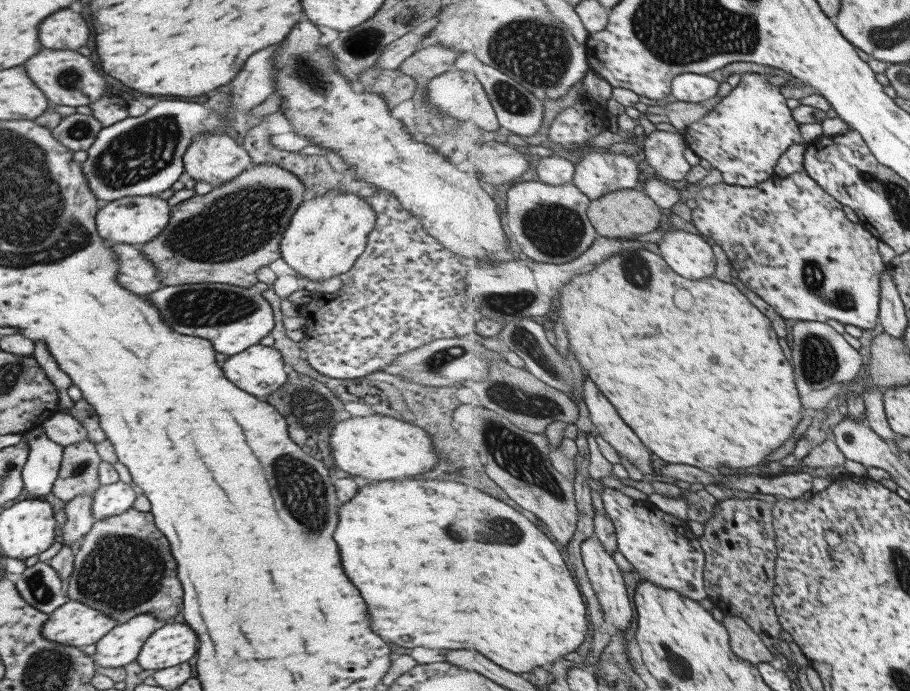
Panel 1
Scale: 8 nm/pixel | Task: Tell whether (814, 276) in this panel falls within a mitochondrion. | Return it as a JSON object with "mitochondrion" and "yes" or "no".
{"mitochondrion":"yes"}

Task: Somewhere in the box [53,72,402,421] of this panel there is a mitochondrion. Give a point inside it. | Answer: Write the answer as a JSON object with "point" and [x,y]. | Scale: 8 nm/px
{"point":[243,221]}

